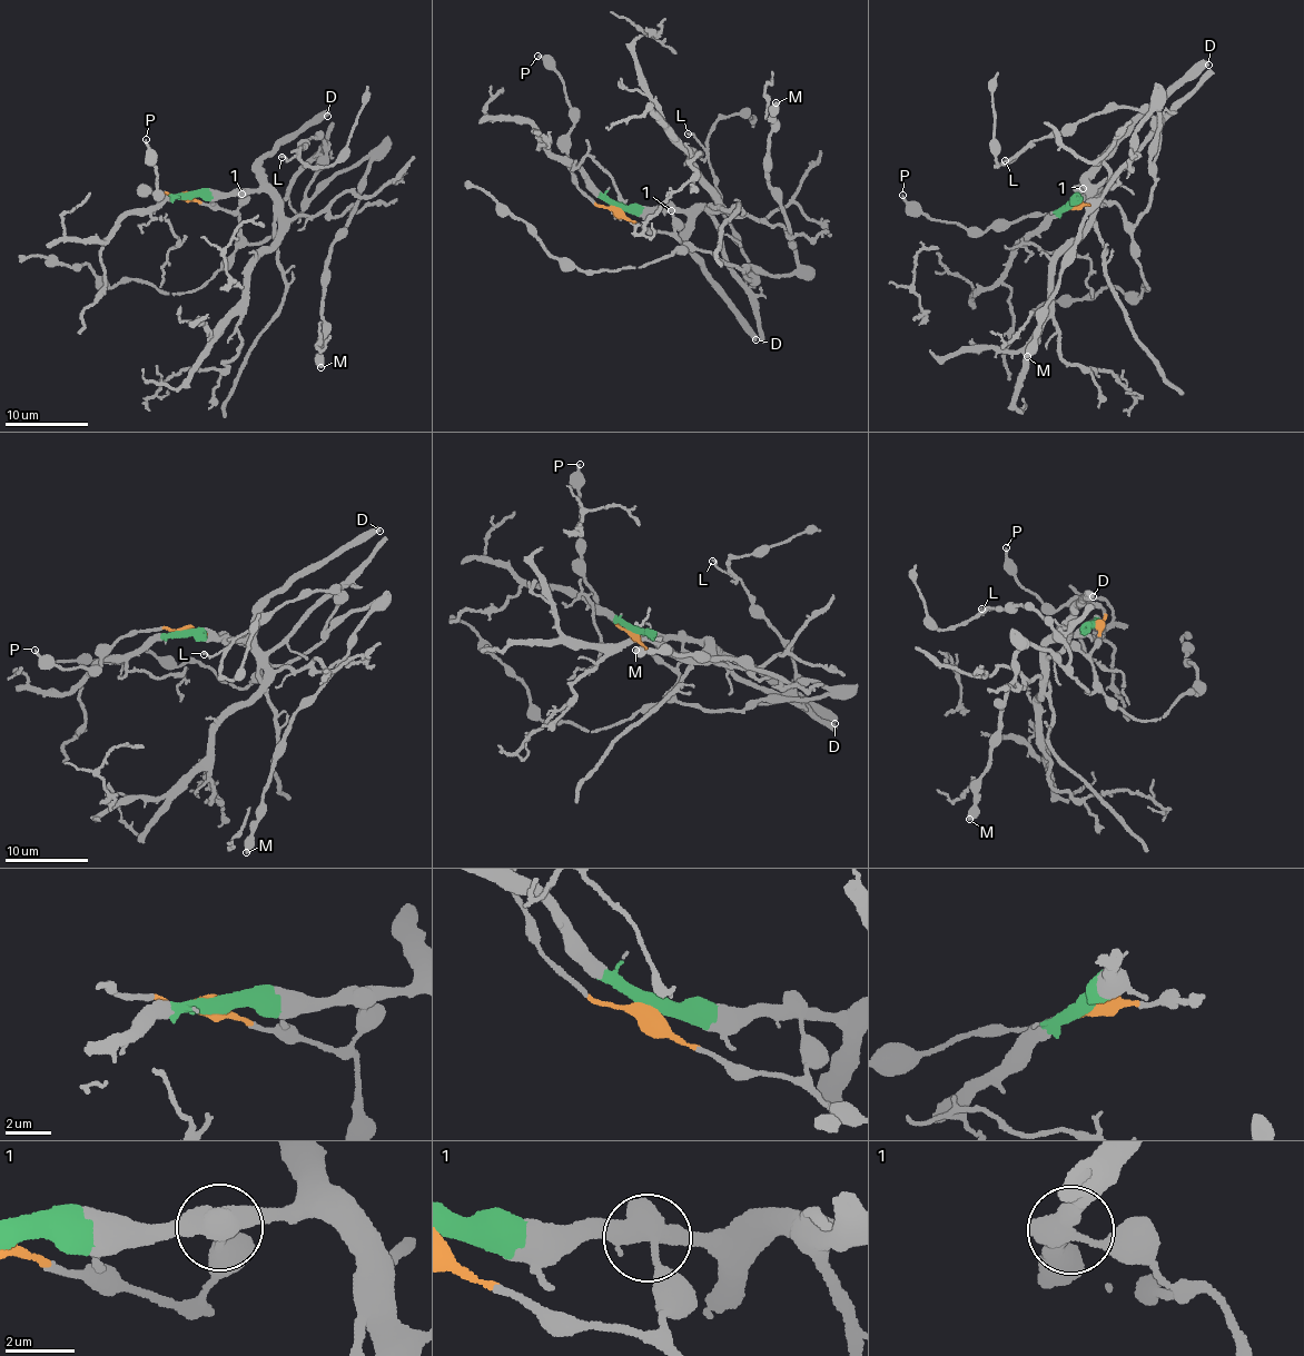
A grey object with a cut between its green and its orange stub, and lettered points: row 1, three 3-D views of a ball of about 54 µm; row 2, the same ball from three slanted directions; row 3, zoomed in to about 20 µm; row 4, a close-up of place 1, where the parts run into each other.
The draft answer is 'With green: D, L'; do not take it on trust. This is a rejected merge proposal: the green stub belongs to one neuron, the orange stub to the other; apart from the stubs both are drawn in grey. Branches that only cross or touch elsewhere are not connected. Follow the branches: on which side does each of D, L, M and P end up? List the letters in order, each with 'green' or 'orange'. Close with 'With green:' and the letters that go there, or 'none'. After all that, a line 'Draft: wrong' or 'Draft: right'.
D: green
L: orange
M: orange
P: orange
With green: D
Draft: wrong

